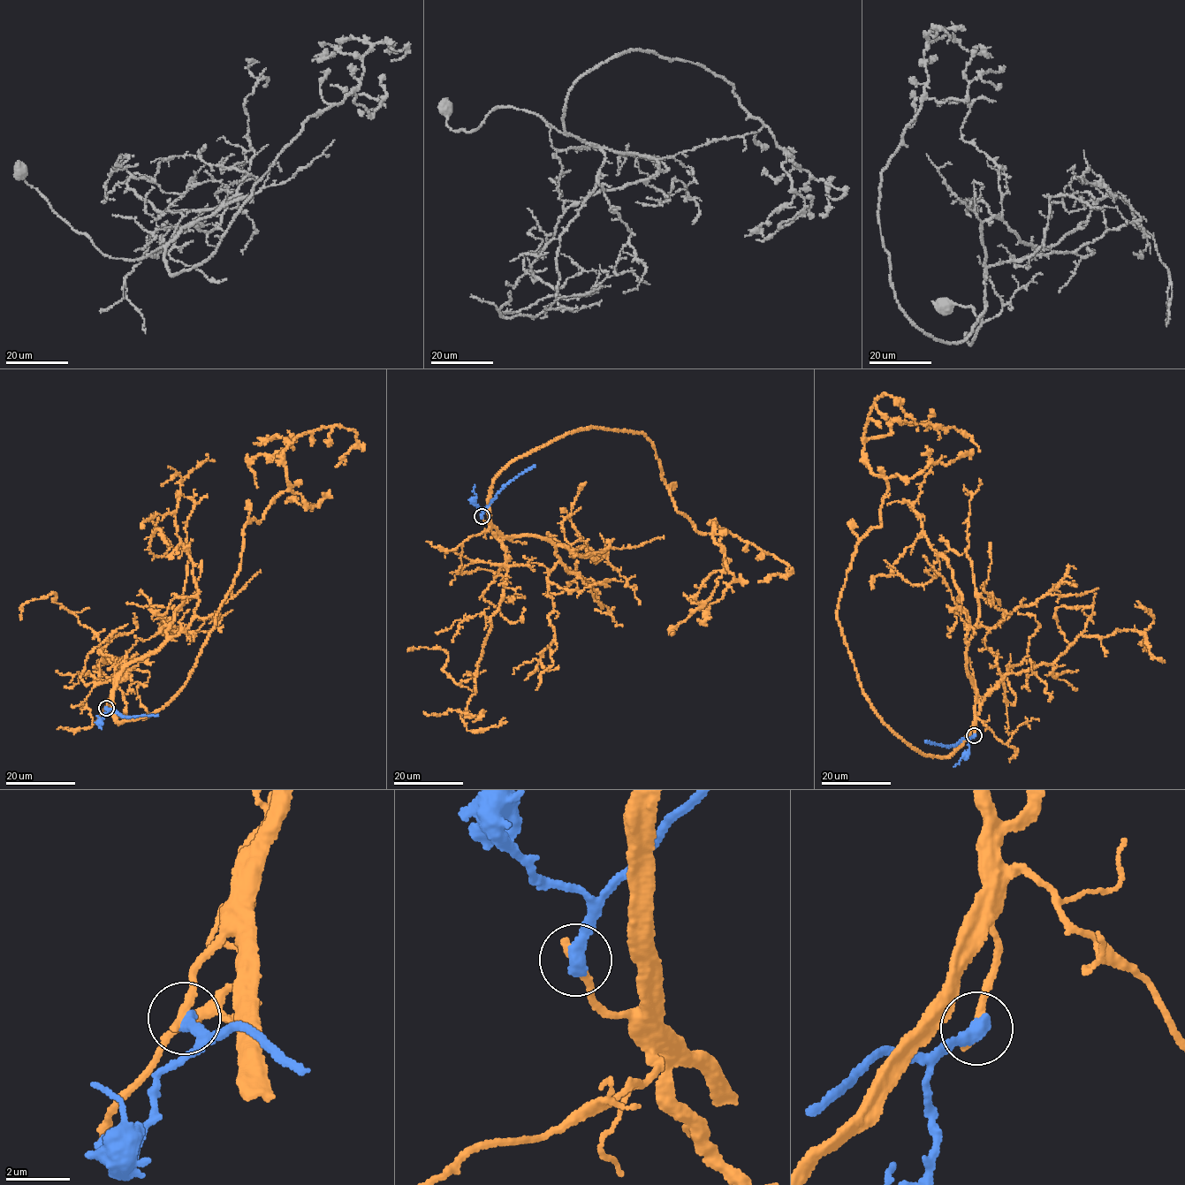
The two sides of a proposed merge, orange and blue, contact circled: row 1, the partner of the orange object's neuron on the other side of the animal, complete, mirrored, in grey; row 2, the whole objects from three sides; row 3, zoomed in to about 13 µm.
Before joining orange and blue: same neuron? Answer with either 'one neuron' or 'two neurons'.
two neurons

